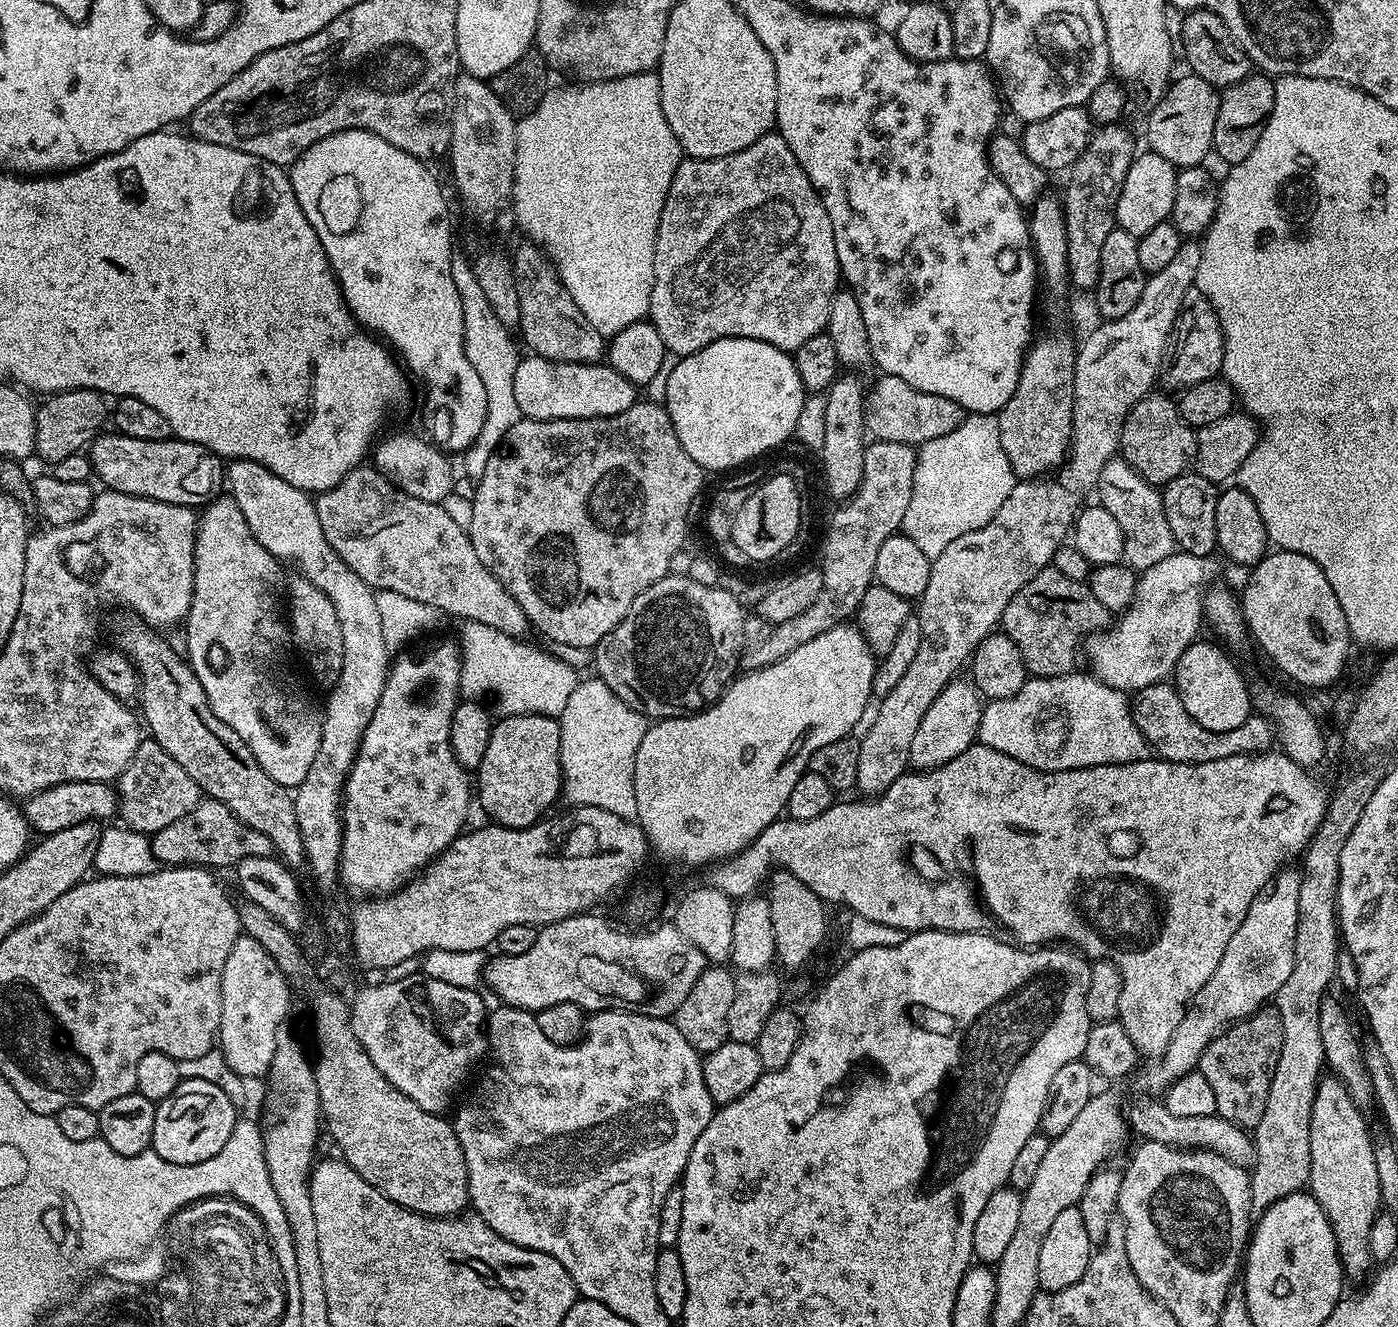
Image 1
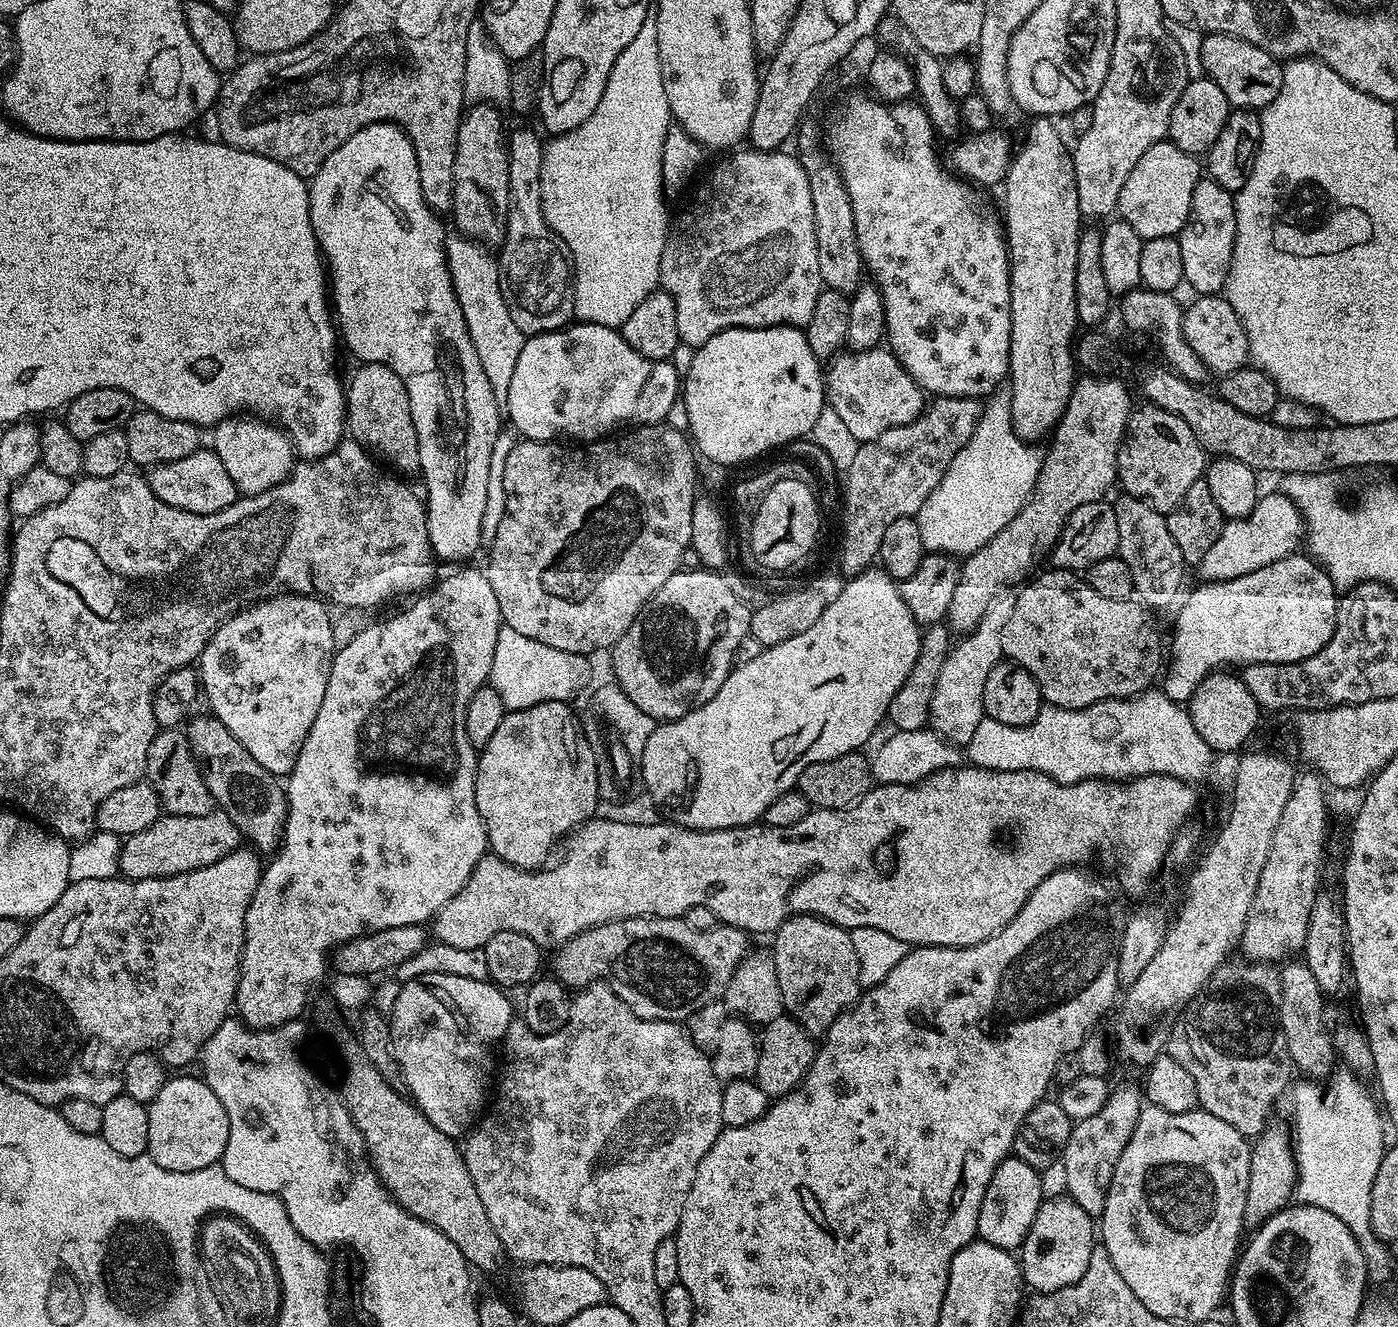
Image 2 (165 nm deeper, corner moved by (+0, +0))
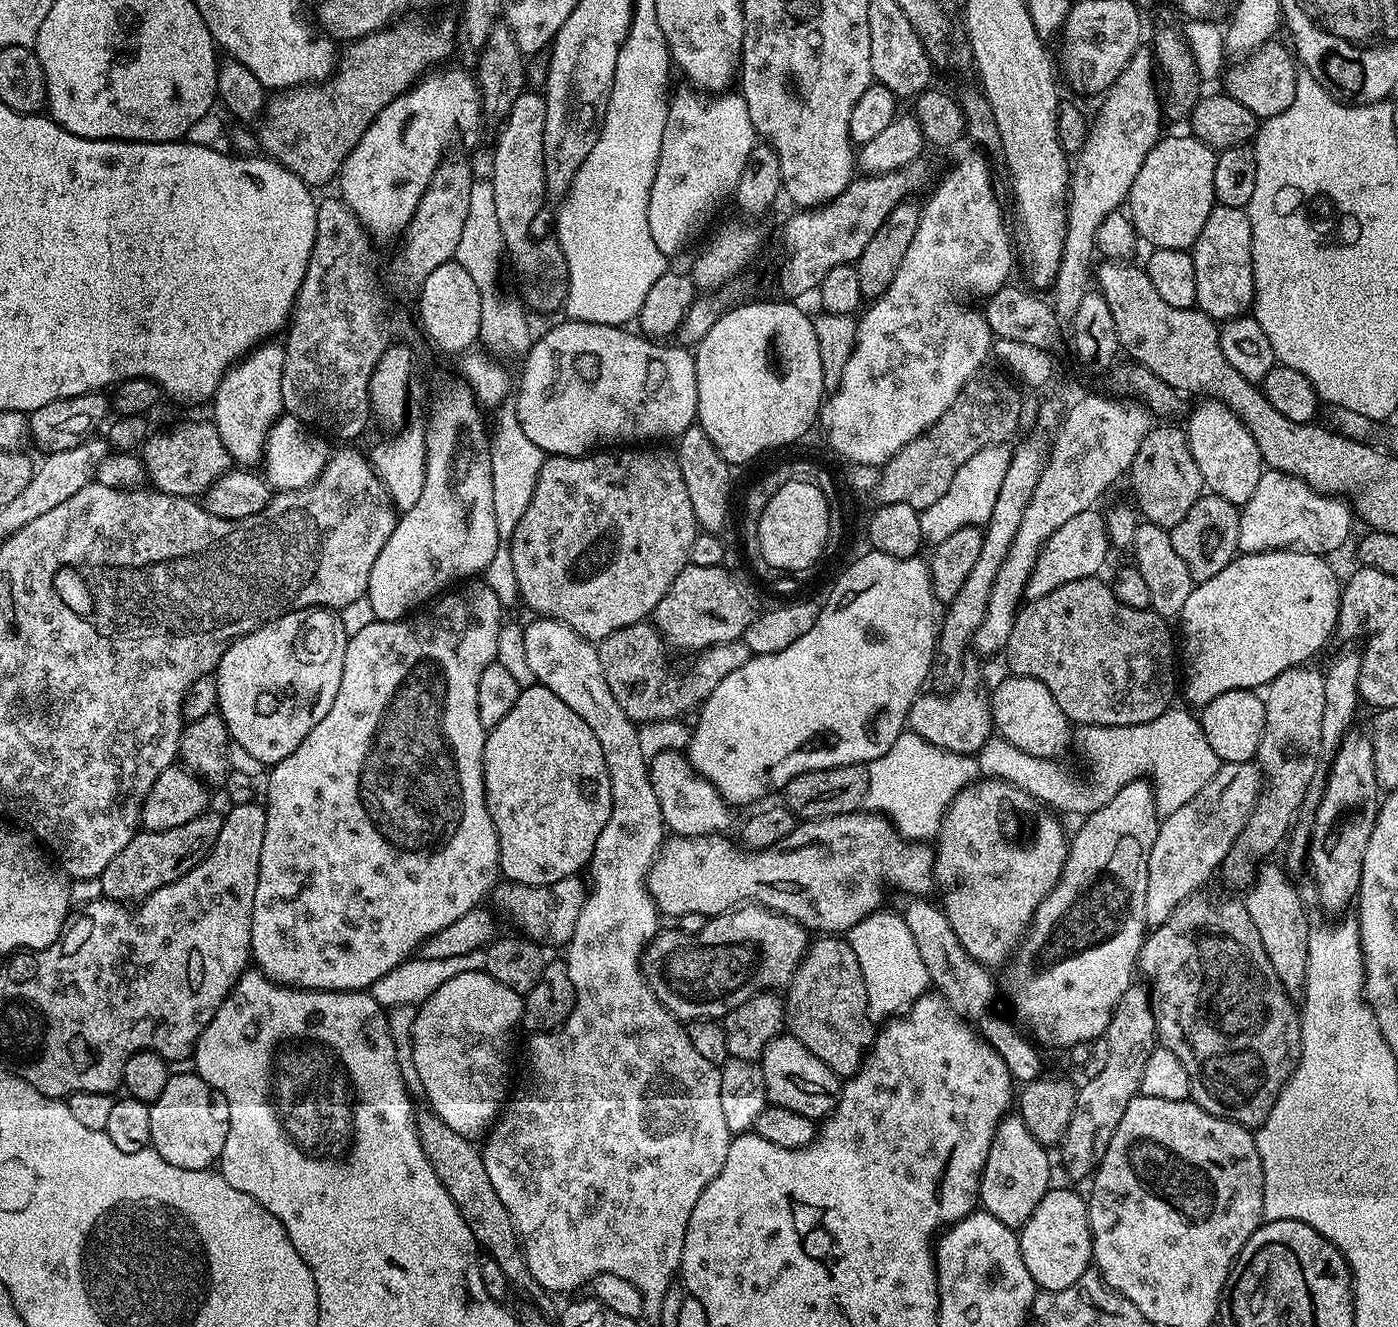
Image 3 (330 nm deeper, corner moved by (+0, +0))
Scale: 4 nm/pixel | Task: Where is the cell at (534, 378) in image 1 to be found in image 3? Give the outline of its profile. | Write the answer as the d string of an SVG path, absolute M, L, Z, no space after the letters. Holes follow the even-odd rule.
M565 319L564 324L556 324L544 337L537 339L523 357L524 373L520 376L520 393L515 393L518 421L526 436L545 454L553 456L582 456L601 446L636 446L639 440L668 440L678 438L692 424L697 423L698 382L696 381L696 358L687 347L673 346L668 342L657 342L645 338L635 331L624 332L623 327L610 324L591 324L581 320Z

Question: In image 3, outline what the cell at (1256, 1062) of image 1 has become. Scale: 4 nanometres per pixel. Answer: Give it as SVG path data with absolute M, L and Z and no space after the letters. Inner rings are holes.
M1197 894L1188 900L1182 901L1177 908L1166 918L1166 922L1155 925L1145 935L1144 944L1140 947L1138 961L1139 971L1152 976L1150 983L1150 1003L1152 1017L1156 1023L1156 1038L1159 1047L1170 1050L1170 1054L1178 1057L1178 1062L1186 1066L1186 1074L1190 1078L1191 1099L1202 1110L1210 1114L1222 1117L1235 1124L1241 1124L1243 1128L1258 1130L1266 1122L1270 1110L1274 1110L1276 1099L1284 1085L1292 1079L1292 1072L1300 1061L1300 1012L1292 1005L1293 997L1282 986L1278 974L1274 974L1274 966L1270 966L1270 958L1266 958L1266 950L1262 947L1262 937L1258 929L1254 927L1254 918L1246 910L1243 899L1235 900L1232 896L1204 896Z

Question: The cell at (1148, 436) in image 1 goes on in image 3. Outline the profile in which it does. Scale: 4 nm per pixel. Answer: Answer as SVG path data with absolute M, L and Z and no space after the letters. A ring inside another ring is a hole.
M1153 427L1142 446L1138 446L1138 454L1134 454L1131 476L1139 515L1159 528L1170 530L1178 526L1178 522L1186 518L1190 506L1194 506L1194 502L1198 502L1205 491L1204 479L1198 470L1198 462L1194 462L1194 454L1188 445L1188 433L1183 427Z

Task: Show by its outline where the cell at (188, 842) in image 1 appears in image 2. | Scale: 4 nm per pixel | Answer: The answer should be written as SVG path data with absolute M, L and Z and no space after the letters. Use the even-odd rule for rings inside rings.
M219 810L198 817L164 814L154 822L154 826L146 826L146 830L138 834L123 837L119 875L126 880L145 880L186 874L190 870L210 866L218 862L218 858L226 858L226 854L241 844L238 826L234 826L228 815Z

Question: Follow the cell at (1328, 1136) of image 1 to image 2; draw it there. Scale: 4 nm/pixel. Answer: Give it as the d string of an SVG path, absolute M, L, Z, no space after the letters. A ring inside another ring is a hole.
M1289 959L1279 969L1279 973L1280 1025L1282 1034L1286 1034L1288 1039L1293 1069L1297 1073L1305 1072L1308 1075L1305 1077L1316 1080L1331 1077L1338 1064L1338 1055L1336 1045L1332 1042L1332 1032L1324 1025L1324 1003L1326 1003L1324 992L1314 979L1314 974L1310 974L1303 959Z

